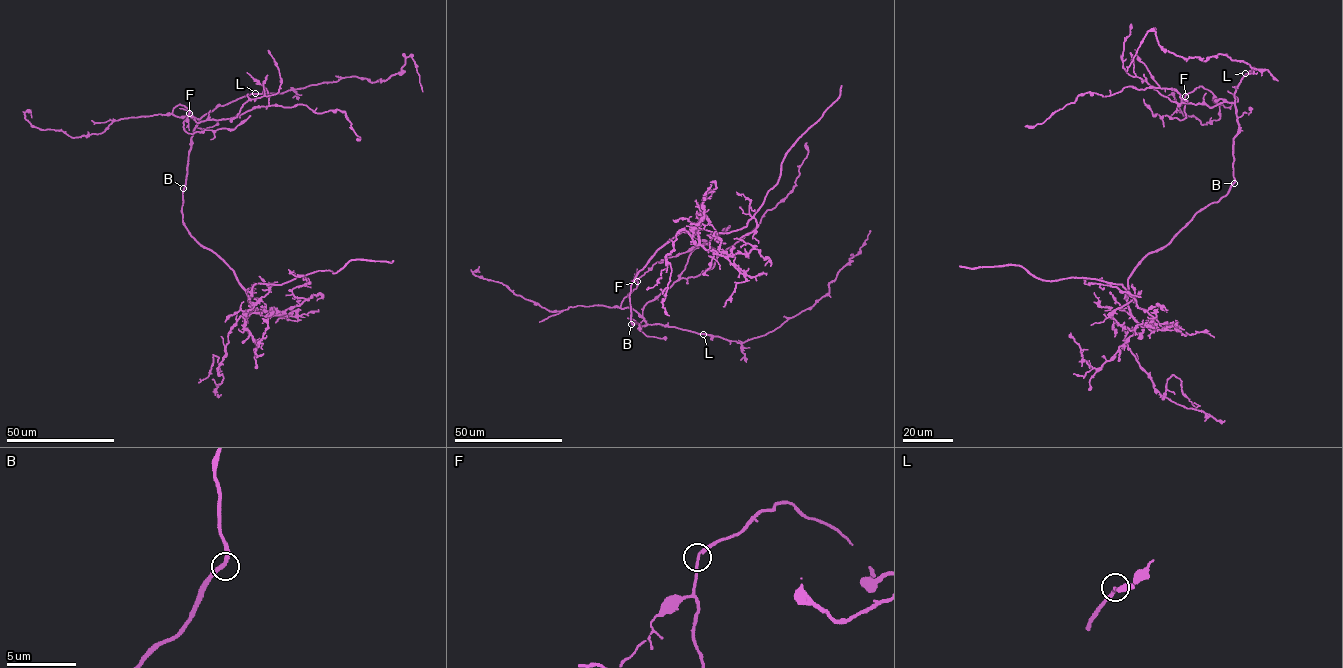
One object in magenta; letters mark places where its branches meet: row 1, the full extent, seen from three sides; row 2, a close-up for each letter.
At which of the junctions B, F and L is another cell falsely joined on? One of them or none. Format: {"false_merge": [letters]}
{"false_merge": []}

